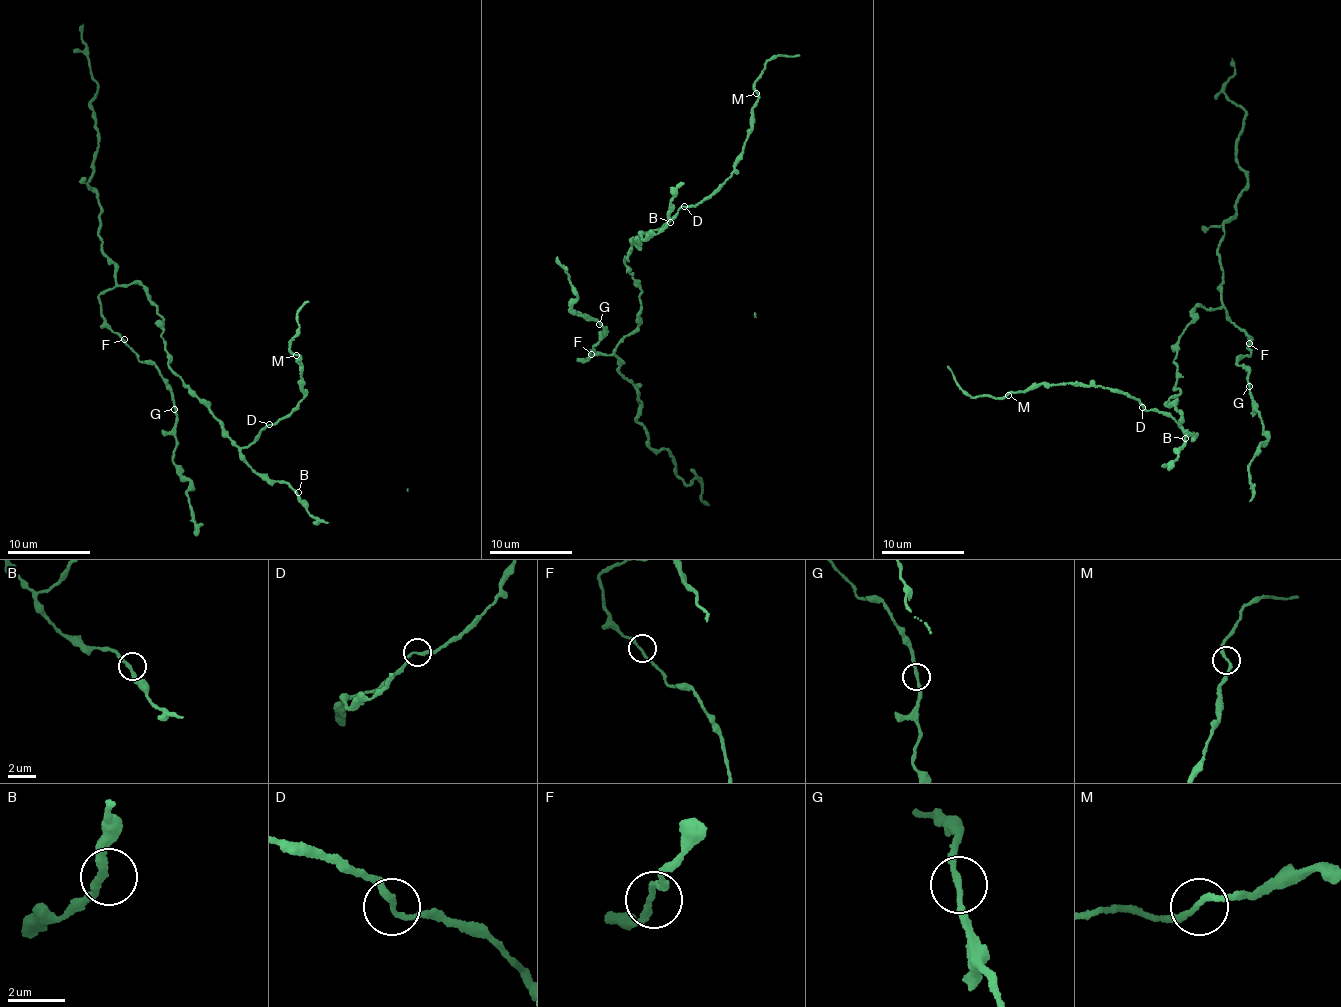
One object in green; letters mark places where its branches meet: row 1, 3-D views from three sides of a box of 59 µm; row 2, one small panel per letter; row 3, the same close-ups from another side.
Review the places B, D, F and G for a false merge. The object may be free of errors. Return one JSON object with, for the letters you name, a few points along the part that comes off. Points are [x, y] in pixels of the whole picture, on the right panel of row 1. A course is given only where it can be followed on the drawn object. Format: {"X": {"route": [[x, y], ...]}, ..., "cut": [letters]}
{"cut": []}

